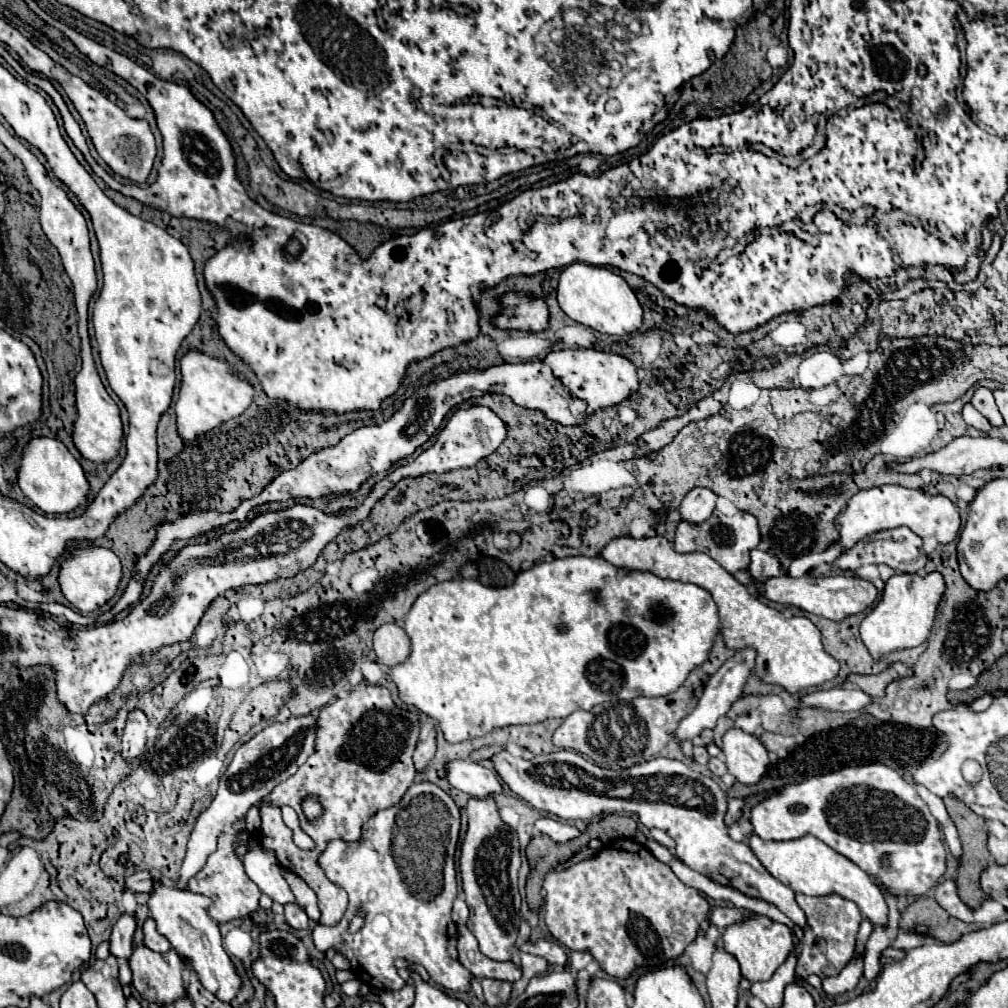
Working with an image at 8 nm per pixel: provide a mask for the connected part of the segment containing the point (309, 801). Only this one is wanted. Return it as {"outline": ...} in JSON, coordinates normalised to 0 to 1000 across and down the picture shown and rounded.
{"outline":[[[303,791],[301,793],[301,807],[307,814],[316,813],[316,807],[320,807],[320,799],[316,799],[314,791]]]}

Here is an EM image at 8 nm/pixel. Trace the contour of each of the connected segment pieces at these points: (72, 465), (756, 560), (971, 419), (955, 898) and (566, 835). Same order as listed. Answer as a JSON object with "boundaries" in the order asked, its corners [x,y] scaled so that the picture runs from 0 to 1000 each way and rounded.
{"boundaries":[[[[33,434],[27,438],[19,457],[17,479],[21,487],[25,487],[27,493],[43,509],[59,509],[59,511],[76,505],[84,497],[88,487],[88,479],[84,475],[80,461],[66,447],[66,443],[53,434]]],[[[751,543],[751,545],[745,547],[743,568],[745,568],[745,572],[757,576],[761,572],[775,570],[775,559],[773,559],[773,555],[765,547],[757,547],[757,545]]],[[[959,400],[959,402],[955,404],[955,416],[957,416],[961,422],[965,422],[967,426],[973,426],[973,428],[981,428],[981,426],[983,426],[983,420],[979,418],[979,414],[975,414],[963,400]]],[[[939,872],[939,874],[934,874],[930,880],[928,880],[928,894],[943,908],[943,910],[949,910],[953,914],[965,914],[965,902],[959,900],[951,888],[949,888],[949,880],[947,880],[947,874],[945,872]]],[[[537,811],[533,816],[531,816],[533,824],[537,826],[543,826],[549,834],[557,836],[557,834],[564,834],[568,830],[574,828],[574,822],[566,820],[566,818],[559,818],[555,814],[549,814],[549,813],[543,813],[543,811]]]]}

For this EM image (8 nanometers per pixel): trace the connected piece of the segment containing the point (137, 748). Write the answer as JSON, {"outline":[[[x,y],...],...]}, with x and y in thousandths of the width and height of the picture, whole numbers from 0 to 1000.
{"outline":[[[132,703],[126,711],[122,733],[120,733],[120,749],[126,755],[132,755],[142,747],[142,741],[146,735],[146,723],[148,723],[146,709],[140,703]]]}

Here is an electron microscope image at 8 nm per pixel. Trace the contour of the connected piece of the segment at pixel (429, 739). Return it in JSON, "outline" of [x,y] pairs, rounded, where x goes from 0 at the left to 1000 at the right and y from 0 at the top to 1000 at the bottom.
{"outline":[[[428,723],[426,729],[420,735],[416,735],[416,739],[414,739],[412,747],[410,747],[410,755],[412,755],[414,765],[422,765],[426,761],[430,749],[432,749],[432,743],[434,743],[432,733],[434,733],[434,723]]]}

